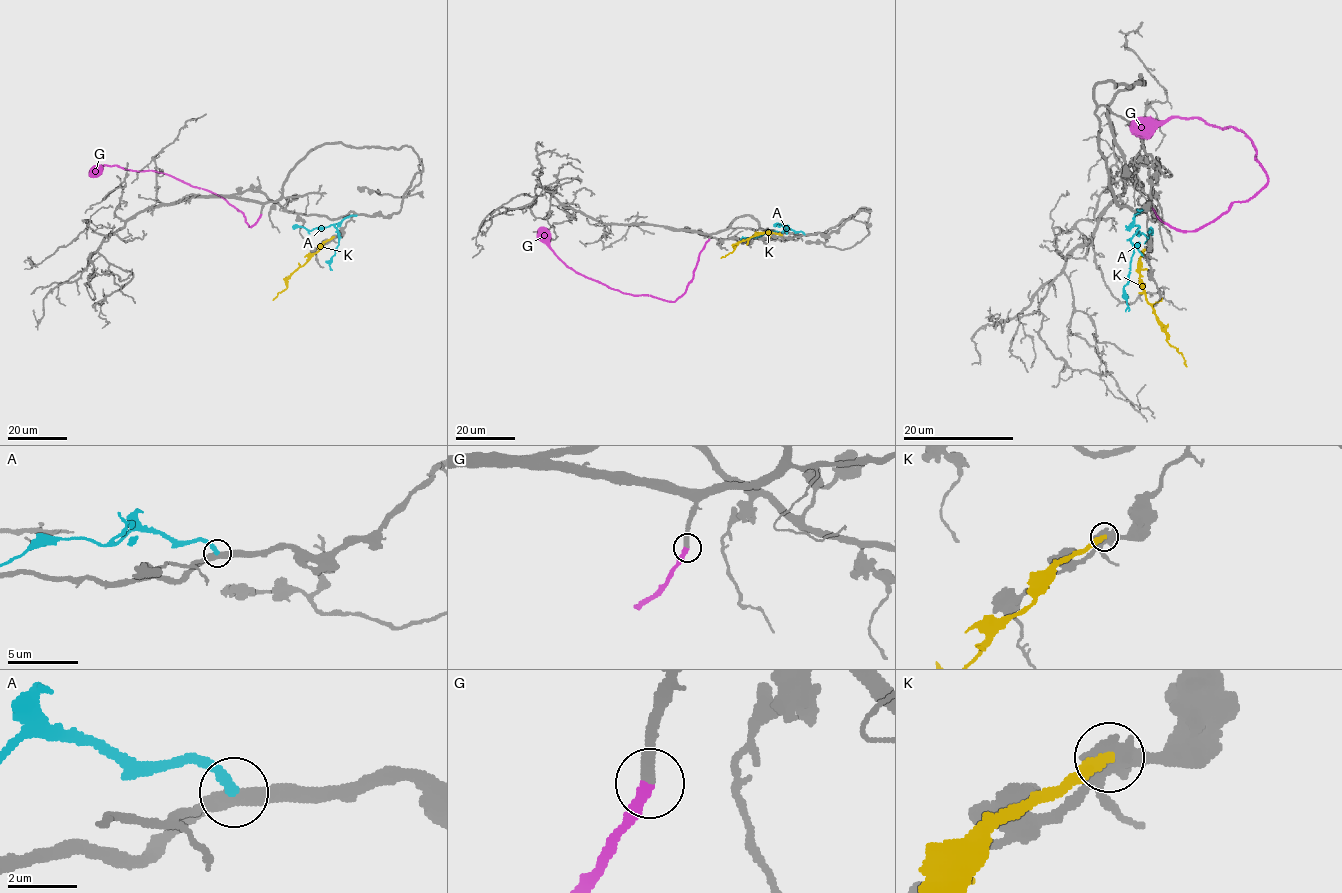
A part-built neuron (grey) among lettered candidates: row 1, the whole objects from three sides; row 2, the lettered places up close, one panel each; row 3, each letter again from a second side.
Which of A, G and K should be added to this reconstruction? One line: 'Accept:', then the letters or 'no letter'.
Accept: G

